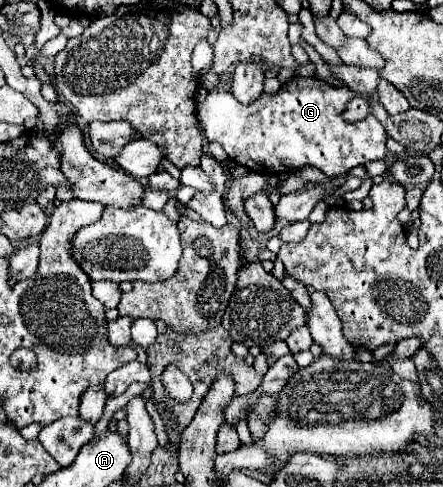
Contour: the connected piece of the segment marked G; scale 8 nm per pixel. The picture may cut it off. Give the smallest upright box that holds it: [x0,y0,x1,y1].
[198,76,388,177]

